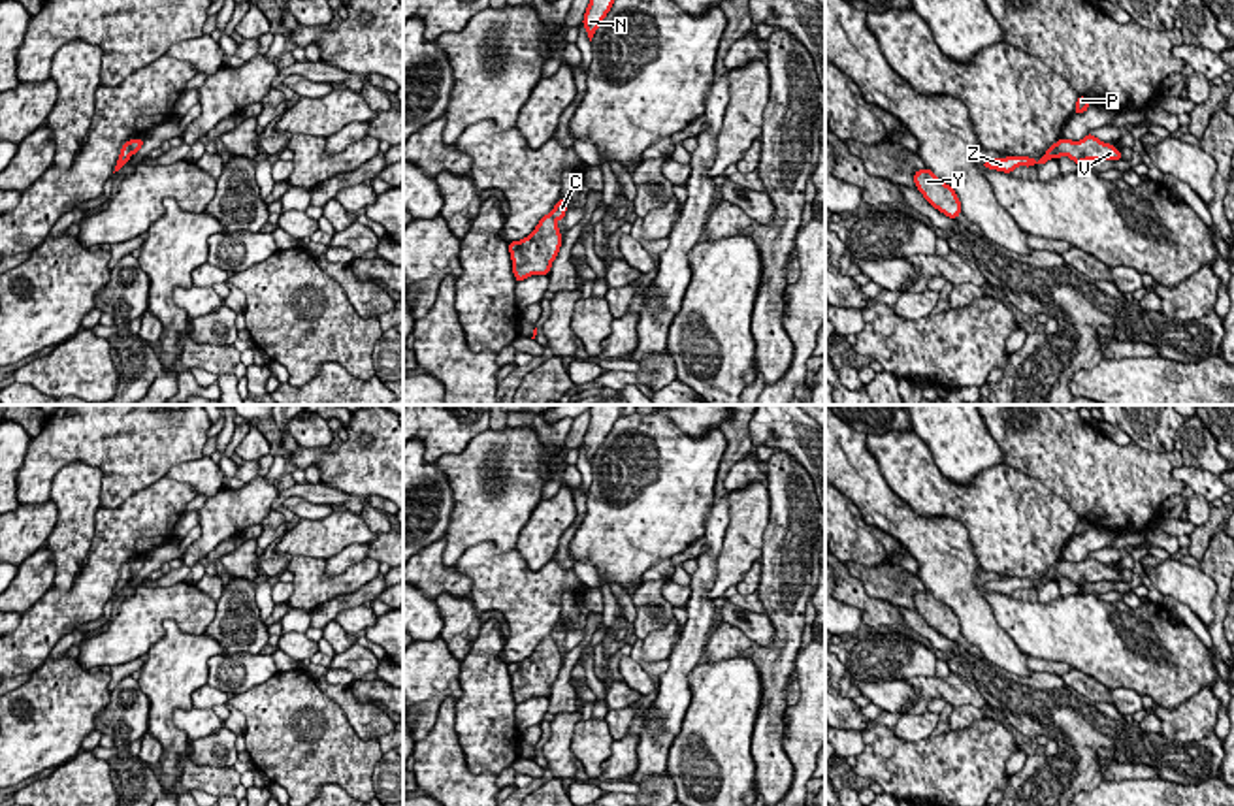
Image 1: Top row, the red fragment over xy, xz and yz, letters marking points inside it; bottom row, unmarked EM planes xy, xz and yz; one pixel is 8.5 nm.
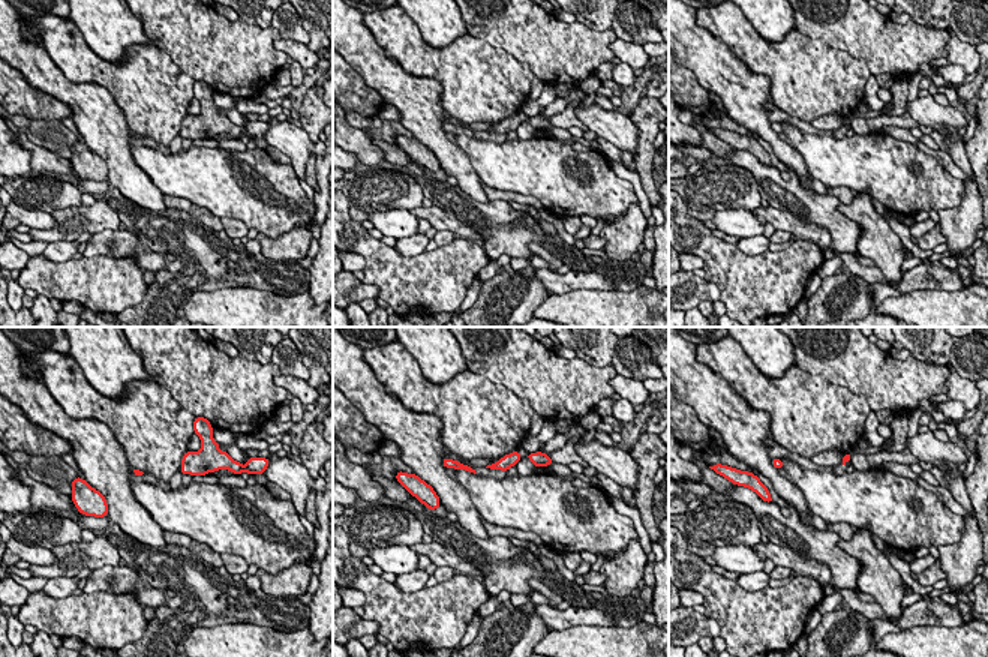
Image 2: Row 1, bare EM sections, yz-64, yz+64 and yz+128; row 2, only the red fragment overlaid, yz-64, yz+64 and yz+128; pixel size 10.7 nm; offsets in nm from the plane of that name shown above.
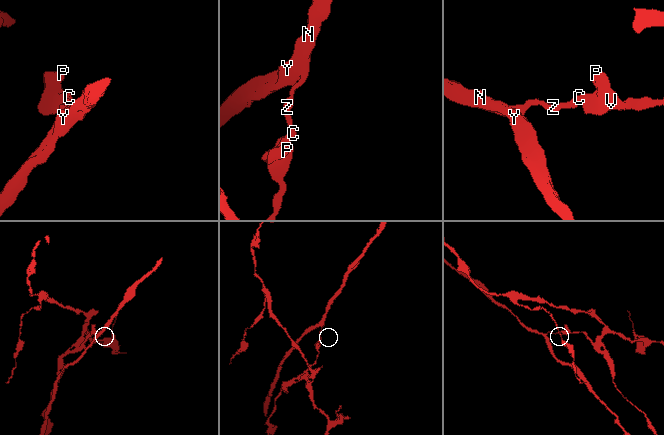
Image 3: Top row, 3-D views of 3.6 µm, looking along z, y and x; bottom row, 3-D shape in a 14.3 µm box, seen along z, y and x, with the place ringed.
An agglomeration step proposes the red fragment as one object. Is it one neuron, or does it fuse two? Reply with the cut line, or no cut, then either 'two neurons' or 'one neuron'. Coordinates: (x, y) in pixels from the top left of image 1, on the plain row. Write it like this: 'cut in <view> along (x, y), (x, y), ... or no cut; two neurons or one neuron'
cut in yz along (1057, 565), (1054, 579); two neurons

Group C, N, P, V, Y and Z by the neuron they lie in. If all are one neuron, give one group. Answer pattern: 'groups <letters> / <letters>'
groups C N Y Z / P V

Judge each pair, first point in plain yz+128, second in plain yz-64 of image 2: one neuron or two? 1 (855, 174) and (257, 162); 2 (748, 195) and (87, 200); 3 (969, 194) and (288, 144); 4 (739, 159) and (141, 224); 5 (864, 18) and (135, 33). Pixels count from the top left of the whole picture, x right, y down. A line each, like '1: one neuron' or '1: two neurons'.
1: one neuron
2: two neurons
3: two neurons
4: one neuron
5: two neurons

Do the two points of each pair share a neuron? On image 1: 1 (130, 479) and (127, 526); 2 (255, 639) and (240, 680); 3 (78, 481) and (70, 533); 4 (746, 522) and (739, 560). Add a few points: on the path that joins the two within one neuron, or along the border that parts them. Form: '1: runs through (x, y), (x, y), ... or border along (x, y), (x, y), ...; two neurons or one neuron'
1: border along (166, 473), (130, 494), (119, 505), (100, 507); two neurons
2: border along (260, 652), (225, 654); two neurons
3: runs through (76, 494), (76, 520); one neuron
4: runs through (743, 531), (739, 535), (739, 550); one neuron

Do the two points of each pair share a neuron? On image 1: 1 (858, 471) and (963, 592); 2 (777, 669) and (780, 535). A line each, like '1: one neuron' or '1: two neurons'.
1: one neuron
2: one neuron

